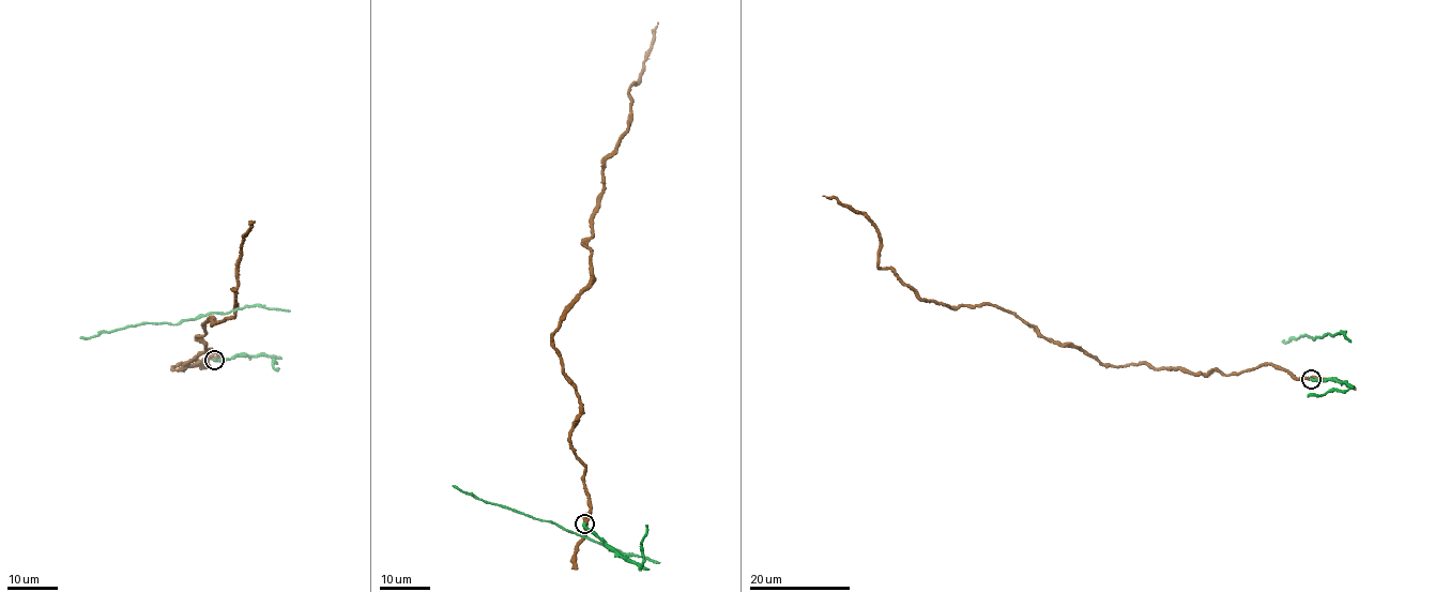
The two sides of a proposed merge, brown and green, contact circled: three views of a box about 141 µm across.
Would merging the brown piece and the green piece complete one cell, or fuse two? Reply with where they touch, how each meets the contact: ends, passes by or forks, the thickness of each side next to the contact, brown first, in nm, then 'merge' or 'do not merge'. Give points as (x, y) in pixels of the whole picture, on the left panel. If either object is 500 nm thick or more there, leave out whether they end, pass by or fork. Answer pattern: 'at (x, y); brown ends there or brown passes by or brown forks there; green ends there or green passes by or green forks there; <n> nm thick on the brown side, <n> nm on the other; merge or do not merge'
at (214, 360); brown passes by; green ends there; 380 nm thick on the brown side, 420 nm on the other; do not merge

